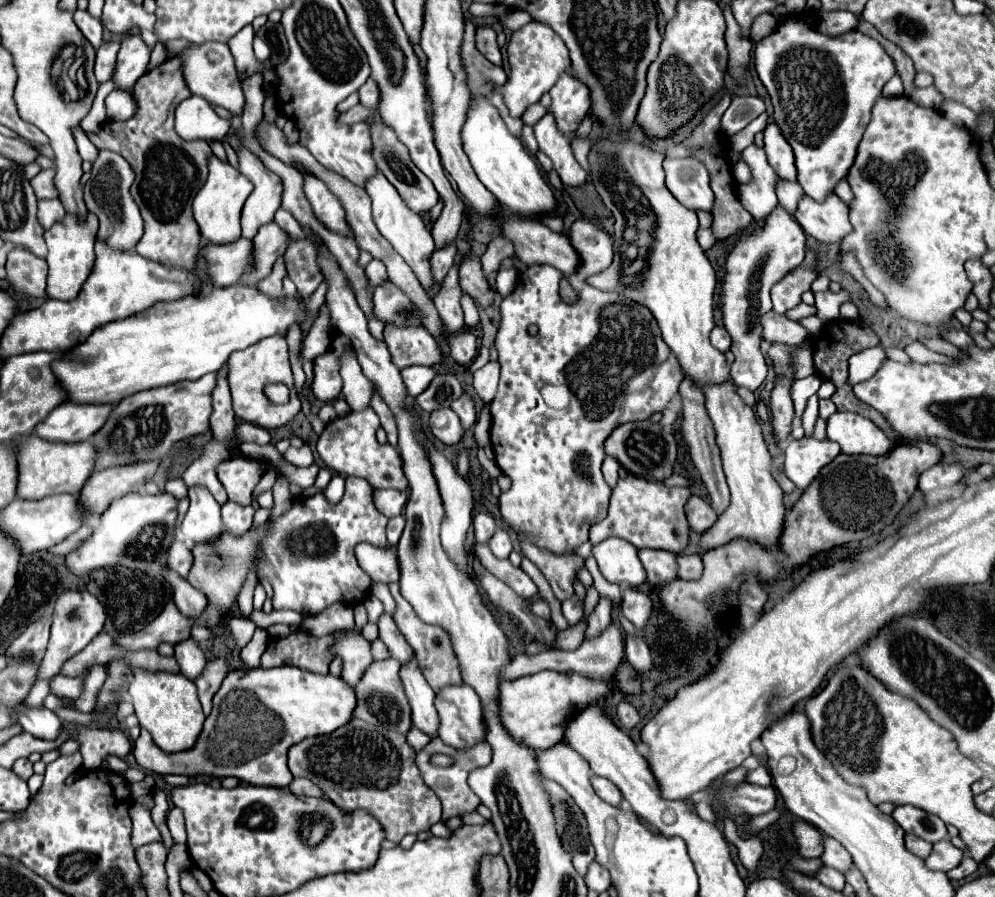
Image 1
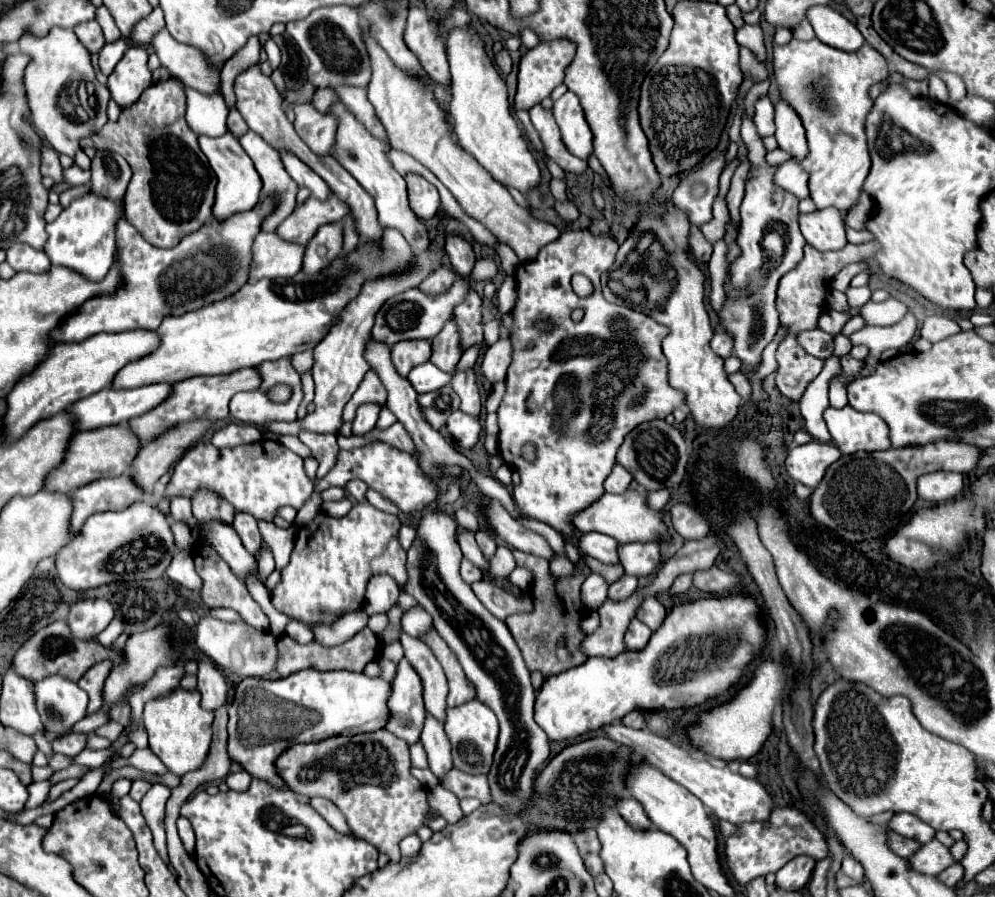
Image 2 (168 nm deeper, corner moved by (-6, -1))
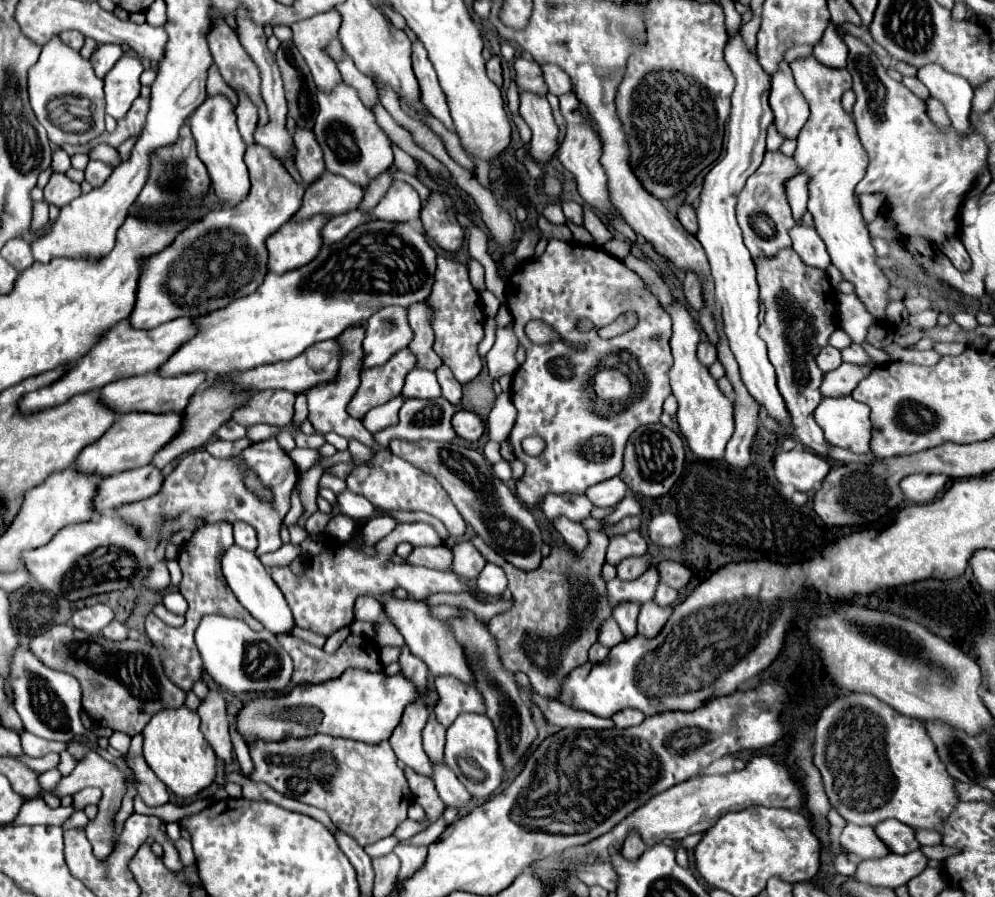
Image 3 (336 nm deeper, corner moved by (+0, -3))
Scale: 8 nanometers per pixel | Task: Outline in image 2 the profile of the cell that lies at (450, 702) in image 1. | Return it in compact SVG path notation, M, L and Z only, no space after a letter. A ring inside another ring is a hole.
M476 698L446 710L446 734L452 744L452 758L454 766L458 770L464 770L468 774L488 774L492 766L492 754L496 750L496 738L498 738L498 720L494 712L478 702Z

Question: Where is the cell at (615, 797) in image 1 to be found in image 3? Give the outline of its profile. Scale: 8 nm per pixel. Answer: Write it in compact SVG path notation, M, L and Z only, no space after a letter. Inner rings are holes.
M630 834L626 838L624 846L622 846L622 856L626 860L636 860L636 856L644 854L644 850L646 850L646 844L640 840L640 836L638 834Z

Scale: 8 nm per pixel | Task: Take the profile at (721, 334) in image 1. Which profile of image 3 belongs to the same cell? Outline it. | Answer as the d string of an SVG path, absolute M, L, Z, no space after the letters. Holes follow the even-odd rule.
M700 342L698 344L698 360L704 366L712 366L716 362L716 348L710 342Z

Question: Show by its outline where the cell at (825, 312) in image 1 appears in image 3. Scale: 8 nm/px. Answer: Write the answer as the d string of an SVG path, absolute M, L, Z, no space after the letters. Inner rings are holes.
M844 294L840 296L840 322L842 322L842 330L858 344L862 344L866 340L868 328L874 324L874 318L866 312L866 308L862 306L862 302L854 296L854 294Z

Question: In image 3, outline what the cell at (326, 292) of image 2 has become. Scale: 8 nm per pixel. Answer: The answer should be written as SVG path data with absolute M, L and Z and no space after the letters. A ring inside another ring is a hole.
M366 222L352 230L344 240L324 246L320 254L304 268L296 268L284 274L270 272L254 294L248 294L242 300L234 300L232 304L228 304L228 308L202 316L198 320L200 332L188 344L184 344L158 372L162 376L178 376L194 370L212 370L212 374L232 374L262 364L292 360L316 342L338 338L346 328L366 324L366 320L384 306L408 308L414 302L426 300L432 292L434 272L436 250L428 244L420 228L416 230L416 226L406 222Z

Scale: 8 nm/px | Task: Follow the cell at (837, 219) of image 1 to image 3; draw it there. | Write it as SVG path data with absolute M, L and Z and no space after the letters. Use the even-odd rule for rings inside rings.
M794 226L790 230L790 238L792 238L792 248L800 256L800 260L804 260L804 264L820 270L826 270L830 266L826 246L814 228Z

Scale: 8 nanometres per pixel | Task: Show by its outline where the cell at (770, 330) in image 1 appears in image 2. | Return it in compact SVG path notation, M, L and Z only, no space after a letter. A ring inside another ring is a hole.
M818 328L814 330L804 330L802 334L798 334L798 344L812 356L816 358L830 358L832 350L834 350L834 338Z

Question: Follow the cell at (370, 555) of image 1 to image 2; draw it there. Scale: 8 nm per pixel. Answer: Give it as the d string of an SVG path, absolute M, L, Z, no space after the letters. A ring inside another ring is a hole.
M376 574L370 578L366 586L366 604L364 612L366 614L378 614L378 612L388 612L400 596L400 586L390 578L390 574Z

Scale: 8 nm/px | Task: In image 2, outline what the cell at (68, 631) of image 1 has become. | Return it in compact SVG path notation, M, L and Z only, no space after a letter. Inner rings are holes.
M86 598L70 604L70 614L66 618L66 624L70 626L70 632L74 638L92 640L98 636L114 618L114 608L104 598Z

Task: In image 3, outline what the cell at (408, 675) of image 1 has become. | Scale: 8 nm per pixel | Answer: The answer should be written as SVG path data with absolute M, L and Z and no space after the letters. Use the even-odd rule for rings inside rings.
M434 764L432 768L434 768L434 784L436 784L436 790L438 790L442 802L446 806L452 806L458 810L466 808L468 802L472 800L472 796L460 784L456 774L446 764Z

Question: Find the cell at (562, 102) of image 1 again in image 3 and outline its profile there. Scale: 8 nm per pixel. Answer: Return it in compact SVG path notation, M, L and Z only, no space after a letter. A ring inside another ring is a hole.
M568 92L568 94L560 96L560 110L562 110L564 118L566 118L566 138L564 138L564 142L562 142L560 150L558 150L558 160L576 178L578 194L584 198L586 204L590 204L604 218L620 216L620 212L616 210L616 206L610 200L608 178L606 178L606 172L604 172L604 168L600 164L600 156L602 156L600 138L594 134L590 124L580 116L580 112L578 112L578 98L576 98L574 92Z

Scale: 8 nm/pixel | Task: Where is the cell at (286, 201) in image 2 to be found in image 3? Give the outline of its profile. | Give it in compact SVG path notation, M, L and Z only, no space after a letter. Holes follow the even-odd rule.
M236 92L238 94L238 106L236 106L236 114L238 114L238 130L244 138L246 144L252 144L252 132L258 126L258 112L256 112L256 104L252 104L252 100L248 100L244 96L244 92Z

